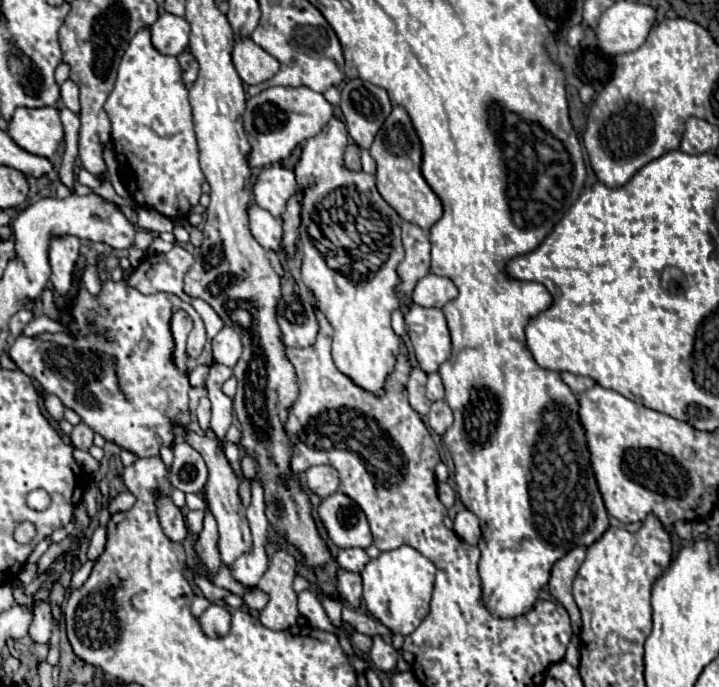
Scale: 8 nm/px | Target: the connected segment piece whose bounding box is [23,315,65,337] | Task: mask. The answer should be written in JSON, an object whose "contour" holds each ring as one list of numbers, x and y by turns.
{"contour":[[39,315,39,317,35,317,35,319,25,327,23,335,25,335,25,337,37,337,37,335,43,333,43,331,57,333,57,331,63,331,63,329,65,329,65,325,61,325,61,323,53,321,53,319,49,319,47,315]]}

